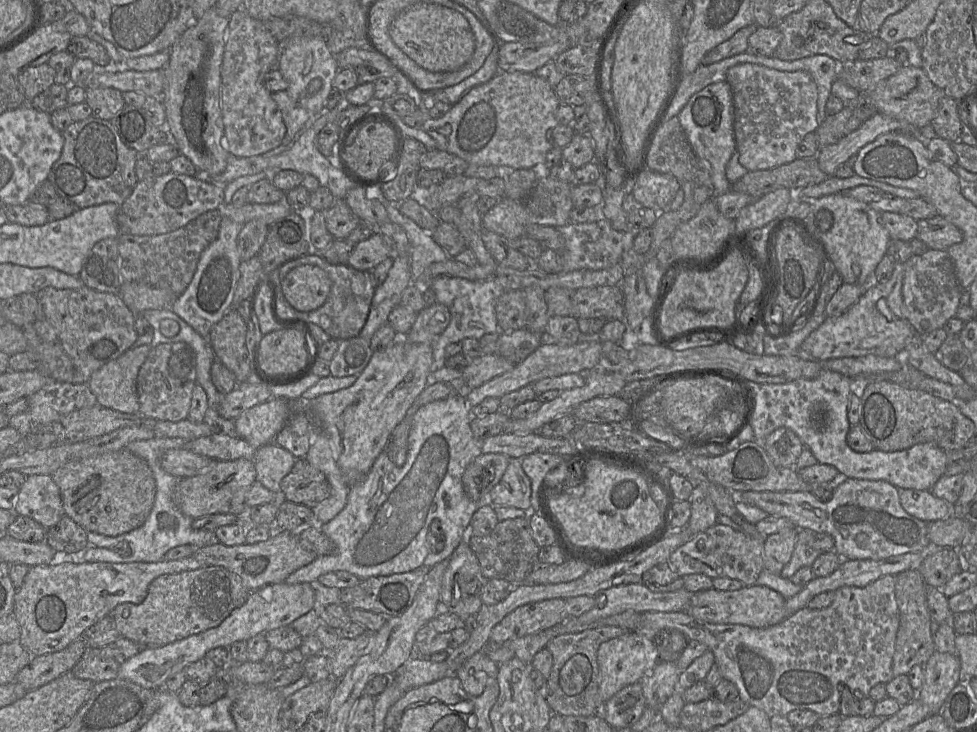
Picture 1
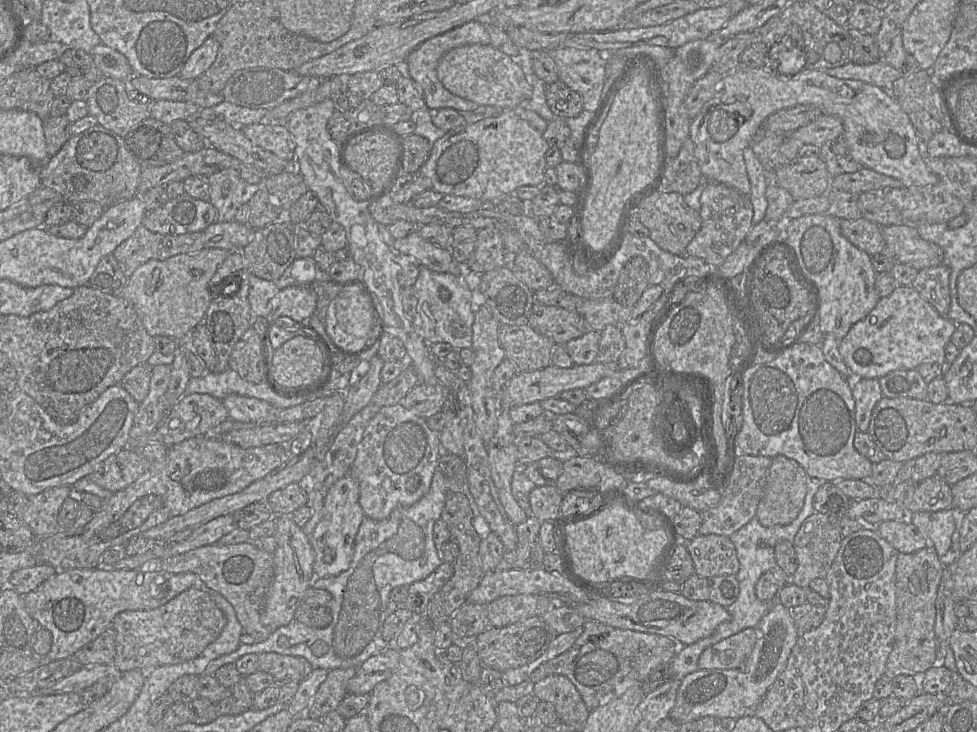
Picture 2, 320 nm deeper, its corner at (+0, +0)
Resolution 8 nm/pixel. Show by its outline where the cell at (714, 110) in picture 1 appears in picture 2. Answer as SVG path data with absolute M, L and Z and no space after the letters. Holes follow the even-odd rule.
M740 66L723 76L720 82L715 86L715 92L712 98L705 103L698 115L692 119L690 123L690 138L695 144L695 157L697 159L700 170L704 178L708 181L714 181L717 183L725 184L730 186L744 195L749 196L750 194L750 181L747 174L747 169L743 157L743 151L745 148L752 145L752 143L759 137L759 129L763 122L773 113L778 112L779 110L790 108L796 105L812 104L819 107L823 114L833 115L839 117L843 122L844 133L843 136L846 140L849 149L849 155L858 163L860 163L865 168L870 168L878 173L883 175L895 178L899 180L904 187L923 187L923 186L932 186L936 185L939 181L937 175L929 170L927 167L926 161L920 156L918 149L917 134L910 121L908 115L903 111L897 100L889 93L887 93L882 88L877 86L870 85L868 83L862 82L860 80L850 80L850 79L838 79L824 73L820 70L802 70L795 75L790 76L778 76L774 73L771 73L765 67L751 68L748 66Z

